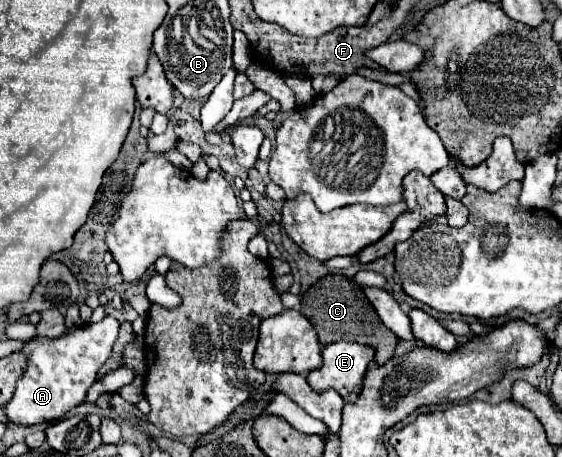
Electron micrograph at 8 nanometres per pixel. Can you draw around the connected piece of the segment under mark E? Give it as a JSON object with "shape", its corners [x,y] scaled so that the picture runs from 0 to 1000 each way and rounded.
{"shape":[[[593,748],[593,753],[582,753],[575,761],[575,801],[568,810],[553,810],[546,832],[553,845],[564,849],[564,858],[575,858],[575,853],[600,853],[614,880],[632,880],[642,849],[646,849],[646,827],[649,827],[649,814],[653,814],[653,801],[657,792],[664,788],[667,779],[667,761],[660,757],[649,757],[649,753],[635,753],[635,748]]]}

